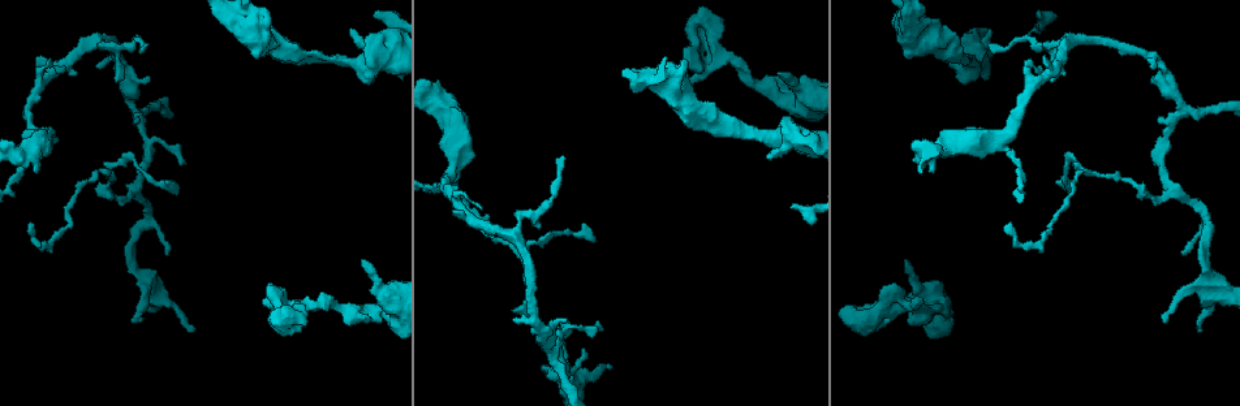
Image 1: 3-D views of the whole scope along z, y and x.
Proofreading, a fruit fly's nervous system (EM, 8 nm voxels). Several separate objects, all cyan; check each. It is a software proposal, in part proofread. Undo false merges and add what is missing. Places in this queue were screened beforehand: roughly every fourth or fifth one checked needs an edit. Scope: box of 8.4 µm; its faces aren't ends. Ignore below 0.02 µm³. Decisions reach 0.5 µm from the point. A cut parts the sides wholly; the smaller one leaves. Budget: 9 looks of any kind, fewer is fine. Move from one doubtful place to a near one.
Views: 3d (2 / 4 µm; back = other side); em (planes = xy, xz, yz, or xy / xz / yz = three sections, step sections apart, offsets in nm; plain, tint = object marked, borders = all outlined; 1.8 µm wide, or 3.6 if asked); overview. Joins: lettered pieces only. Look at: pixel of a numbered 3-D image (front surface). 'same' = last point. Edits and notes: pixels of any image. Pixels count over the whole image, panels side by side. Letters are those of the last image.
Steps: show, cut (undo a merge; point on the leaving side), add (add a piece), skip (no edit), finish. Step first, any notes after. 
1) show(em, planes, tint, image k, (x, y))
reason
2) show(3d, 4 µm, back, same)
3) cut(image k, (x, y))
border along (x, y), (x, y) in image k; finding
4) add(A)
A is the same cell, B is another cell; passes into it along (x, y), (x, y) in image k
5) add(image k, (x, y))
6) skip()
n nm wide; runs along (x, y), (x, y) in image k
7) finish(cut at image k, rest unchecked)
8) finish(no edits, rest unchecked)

show(3d, 4 µm, image 1, (270, 290))
branch stops here

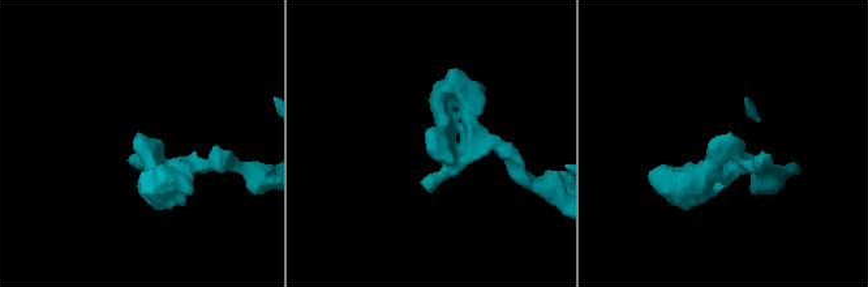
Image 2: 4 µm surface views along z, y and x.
show(em, yz, step 8, tint, image 2, (713, 141))
shape alone is not enough

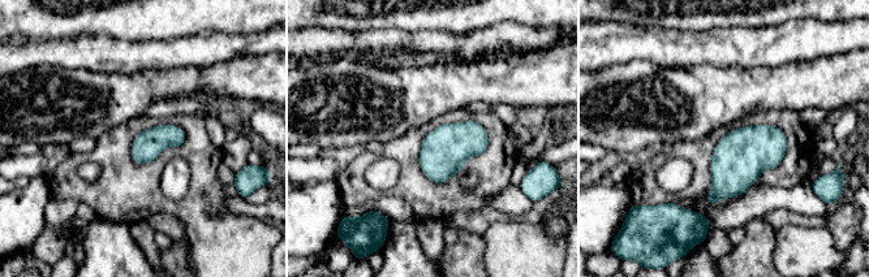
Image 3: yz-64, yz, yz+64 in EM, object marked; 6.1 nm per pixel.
show(em, planes, borders, same)

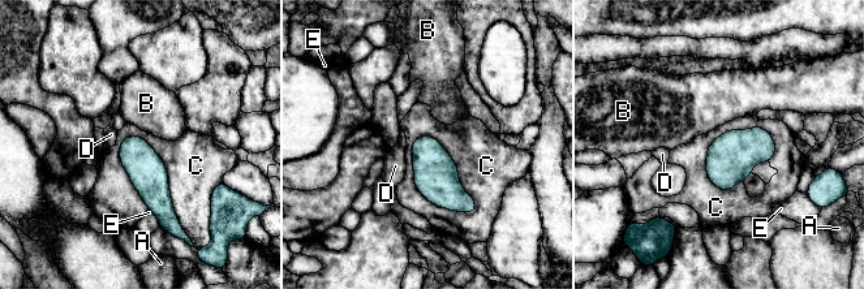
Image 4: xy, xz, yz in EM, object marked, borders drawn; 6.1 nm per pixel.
skip()
A, B, C, D and E are other cells; no lettered piece goes on from it

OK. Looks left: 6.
show(em, planes, borders, image 1, (929, 39))
three arms meet

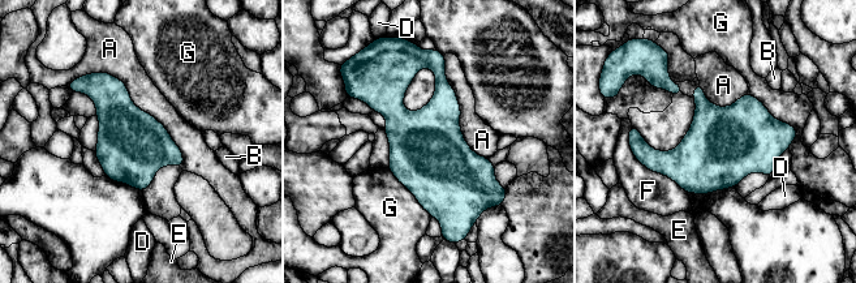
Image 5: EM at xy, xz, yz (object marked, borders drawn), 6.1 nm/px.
skip()
440 nm wide; A, B, D, E, F and G are other cells; border along (67, 85), (117, 77), (184, 164) in image 5; continuous, no second cell

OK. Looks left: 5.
show(3d, 2 µm, image 1, (1169, 190))
a narrow waist

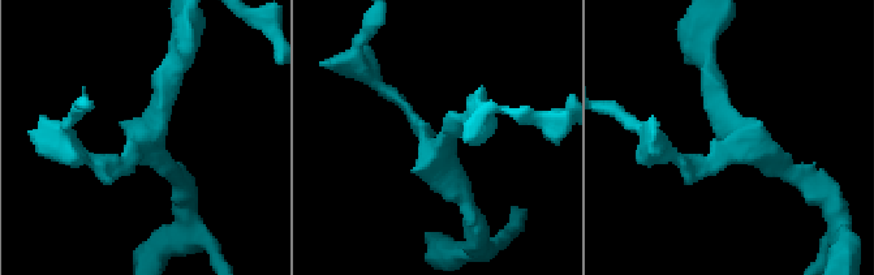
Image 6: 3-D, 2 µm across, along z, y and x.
show(em, planes, borders, image 6, (736, 133))
shape alone is not enough

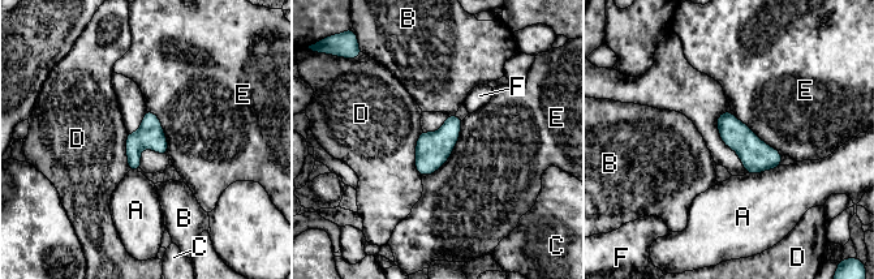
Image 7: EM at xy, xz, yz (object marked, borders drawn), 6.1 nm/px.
skip()
A, B, C, D, E and F are other cells; border along (463, 120), (451, 155), (421, 176) in image 7; all the same cell

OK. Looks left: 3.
show(em, 3.6 µm, planes, plain, image 1, (65, 70))
an open end

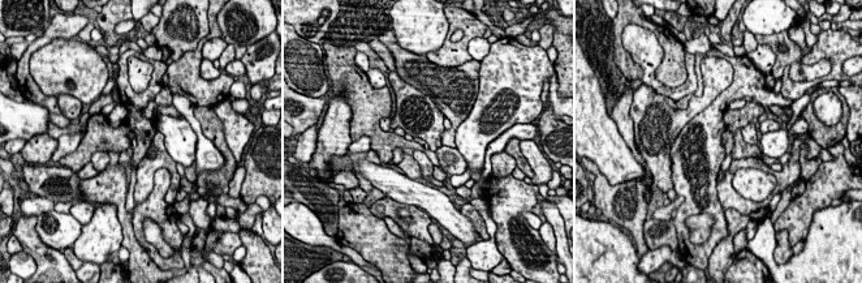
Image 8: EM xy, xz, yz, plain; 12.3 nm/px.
show(em, 3.6 µm, planes, tint, same)
with the object marked

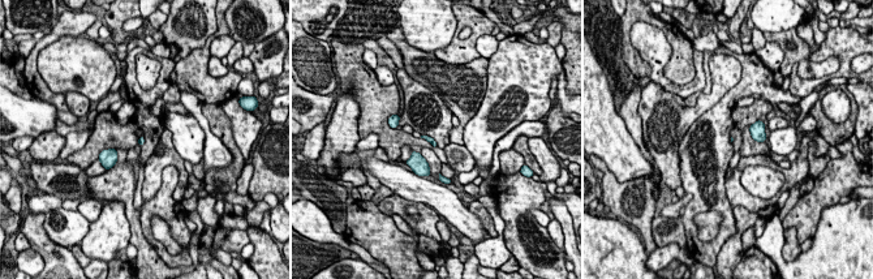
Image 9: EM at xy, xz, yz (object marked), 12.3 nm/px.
show(em, 3.6 µm, planes, borders, same)
see the neighbours

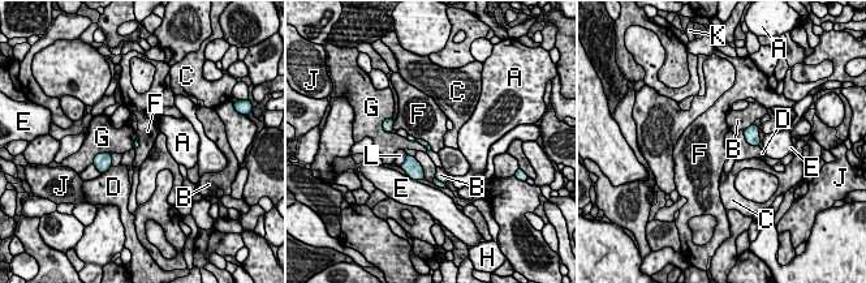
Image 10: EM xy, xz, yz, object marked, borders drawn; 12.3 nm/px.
skip()
A, B, C, D, E, F, G, H, J, K and L are other cells; border along (416, 138), (425, 140), (431, 149) in image 10; none of them fits

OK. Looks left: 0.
finish(no edits, rest unchecked)

